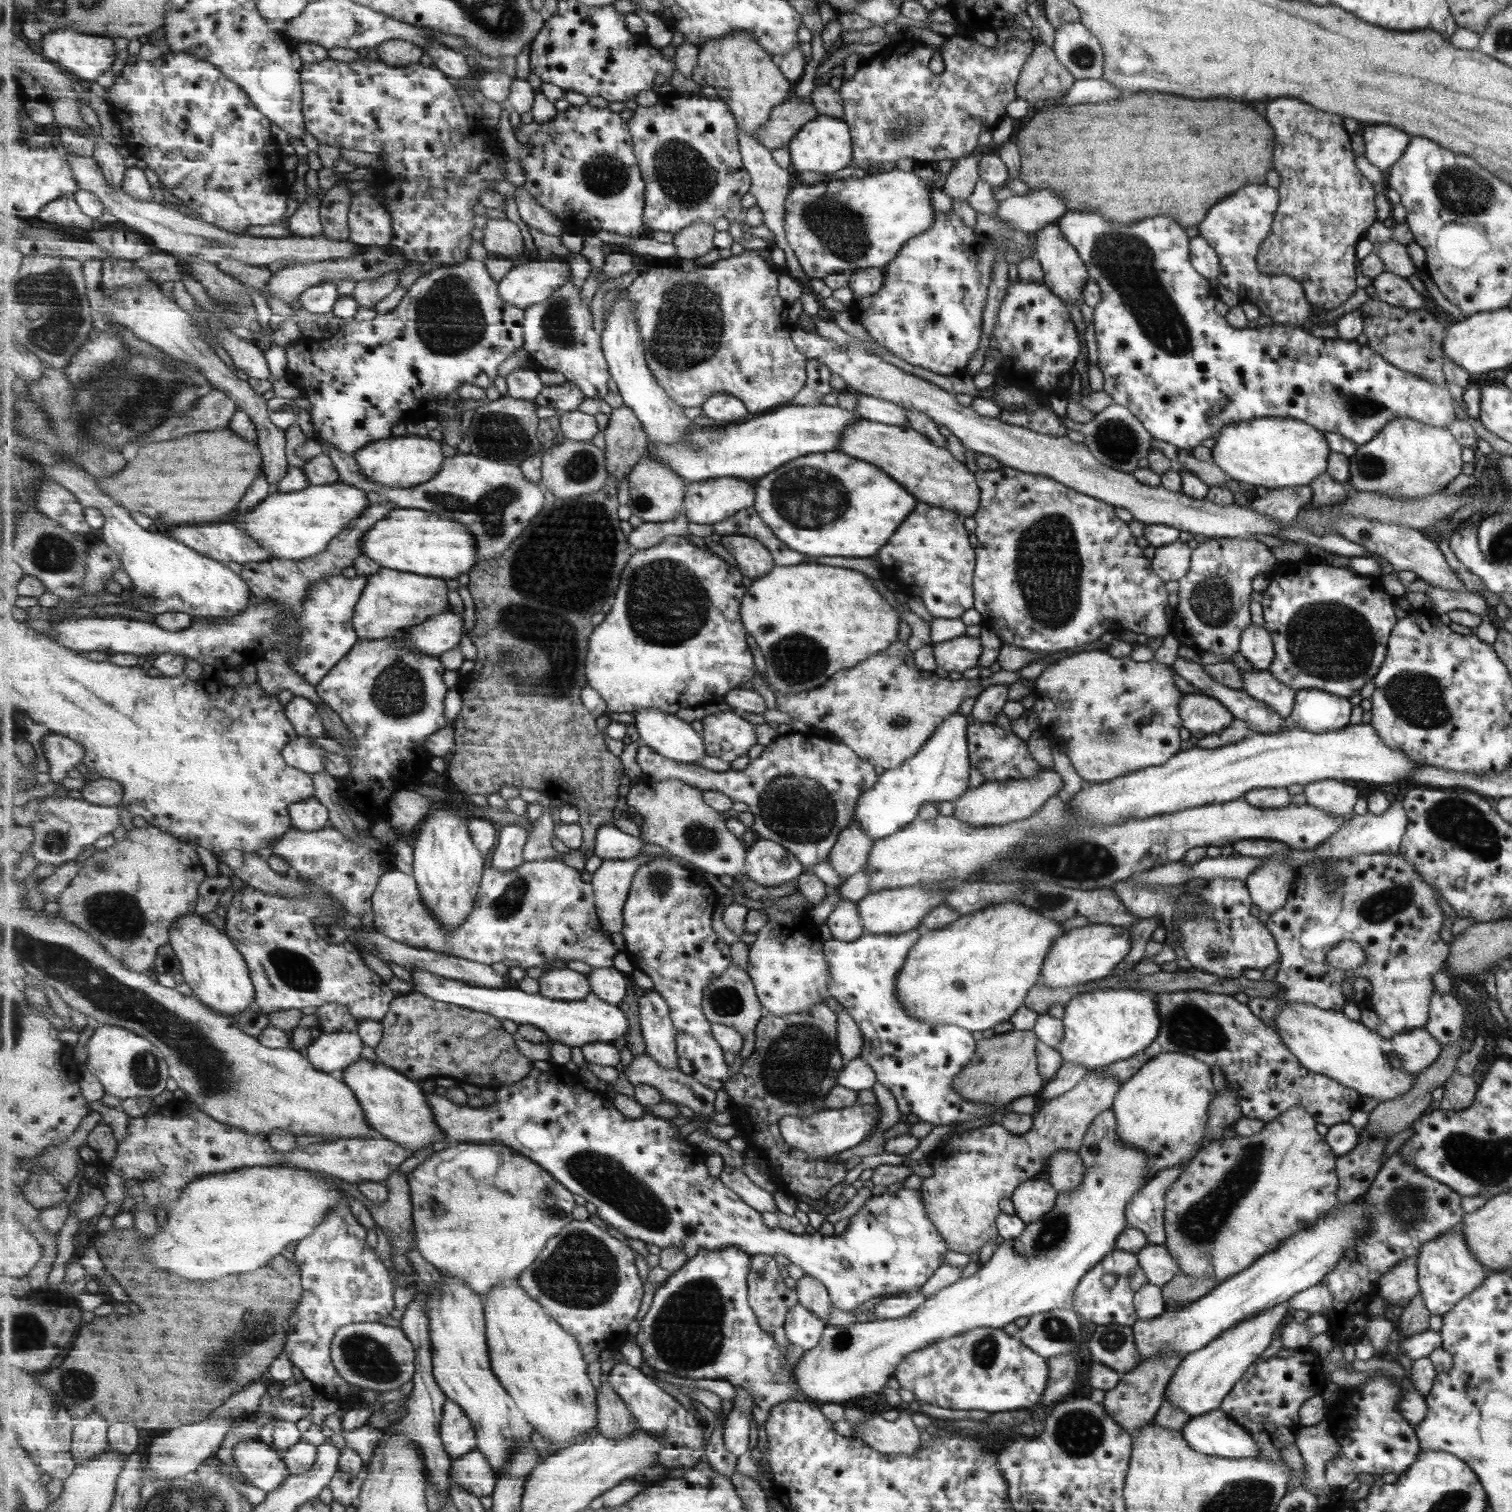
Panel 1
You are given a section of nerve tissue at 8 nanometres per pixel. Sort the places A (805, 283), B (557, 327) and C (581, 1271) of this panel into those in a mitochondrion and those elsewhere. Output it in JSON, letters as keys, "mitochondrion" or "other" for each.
{"A":"other","B":"mitochondrion","C":"mitochondrion"}

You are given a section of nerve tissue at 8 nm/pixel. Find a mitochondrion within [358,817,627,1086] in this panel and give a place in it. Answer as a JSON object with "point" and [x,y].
{"point":[508,903]}

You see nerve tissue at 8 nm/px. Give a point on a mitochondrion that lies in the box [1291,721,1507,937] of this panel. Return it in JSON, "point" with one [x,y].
{"point":[1456,822]}

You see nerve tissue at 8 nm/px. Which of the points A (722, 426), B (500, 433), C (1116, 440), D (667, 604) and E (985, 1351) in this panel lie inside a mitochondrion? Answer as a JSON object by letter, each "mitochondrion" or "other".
{"A":"other","B":"mitochondrion","C":"mitochondrion","D":"mitochondrion","E":"mitochondrion"}

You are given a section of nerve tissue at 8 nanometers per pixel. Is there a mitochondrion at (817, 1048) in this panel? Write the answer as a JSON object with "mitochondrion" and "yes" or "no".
{"mitochondrion":"yes"}

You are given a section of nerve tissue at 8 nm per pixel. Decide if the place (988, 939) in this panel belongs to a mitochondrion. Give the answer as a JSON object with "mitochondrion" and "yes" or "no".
{"mitochondrion":"no"}

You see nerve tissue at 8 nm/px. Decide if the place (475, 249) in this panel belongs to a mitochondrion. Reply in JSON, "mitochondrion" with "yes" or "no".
{"mitochondrion":"no"}

